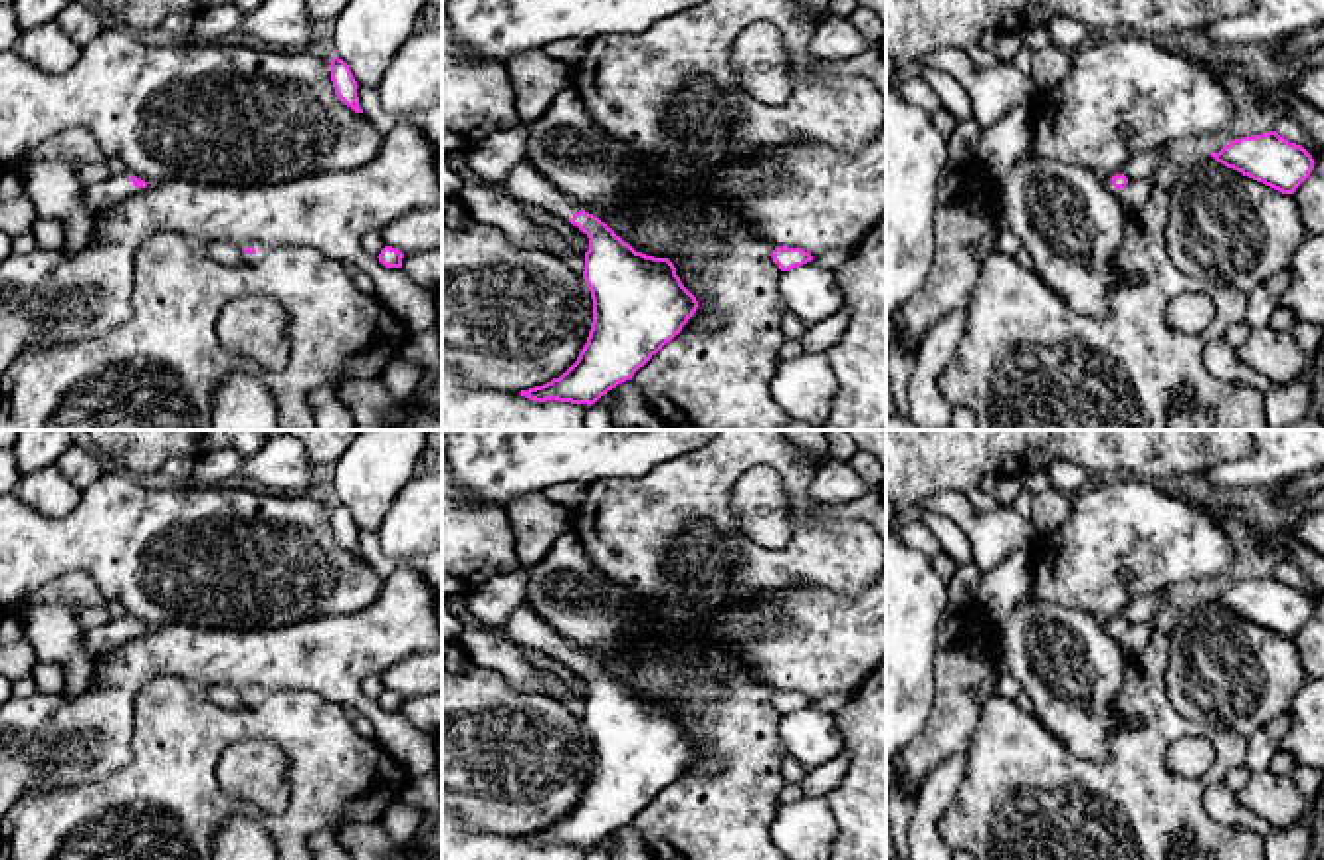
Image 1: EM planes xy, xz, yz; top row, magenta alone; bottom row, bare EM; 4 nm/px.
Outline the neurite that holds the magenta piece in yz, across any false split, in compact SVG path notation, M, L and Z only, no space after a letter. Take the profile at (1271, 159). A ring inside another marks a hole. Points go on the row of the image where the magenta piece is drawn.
M1276 131L1235 139L1211 157L1282 194L1294 194L1316 164L1304 147L1290 143Z

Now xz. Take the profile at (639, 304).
M527 161L509 170L505 180L509 196L517 204L529 204L545 214L569 220L589 238L583 279L593 299L593 323L577 361L543 386L519 394L535 402L595 404L608 390L630 380L666 343L670 343L696 313L696 297L682 285L668 258L636 252L597 216L563 196Z

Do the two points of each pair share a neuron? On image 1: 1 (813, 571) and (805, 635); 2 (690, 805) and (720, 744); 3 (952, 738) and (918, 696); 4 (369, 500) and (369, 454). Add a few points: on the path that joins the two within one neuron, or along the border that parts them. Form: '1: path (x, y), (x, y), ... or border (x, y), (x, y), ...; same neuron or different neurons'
1: border (766, 593), (817, 585), (857, 597); different neurons
2: path (694, 789), (694, 771), (706, 759); same neuron
3: border (936, 664), (934, 708), (928, 724), (906, 746); different neurons
4: path (369, 488), (369, 466); same neuron

